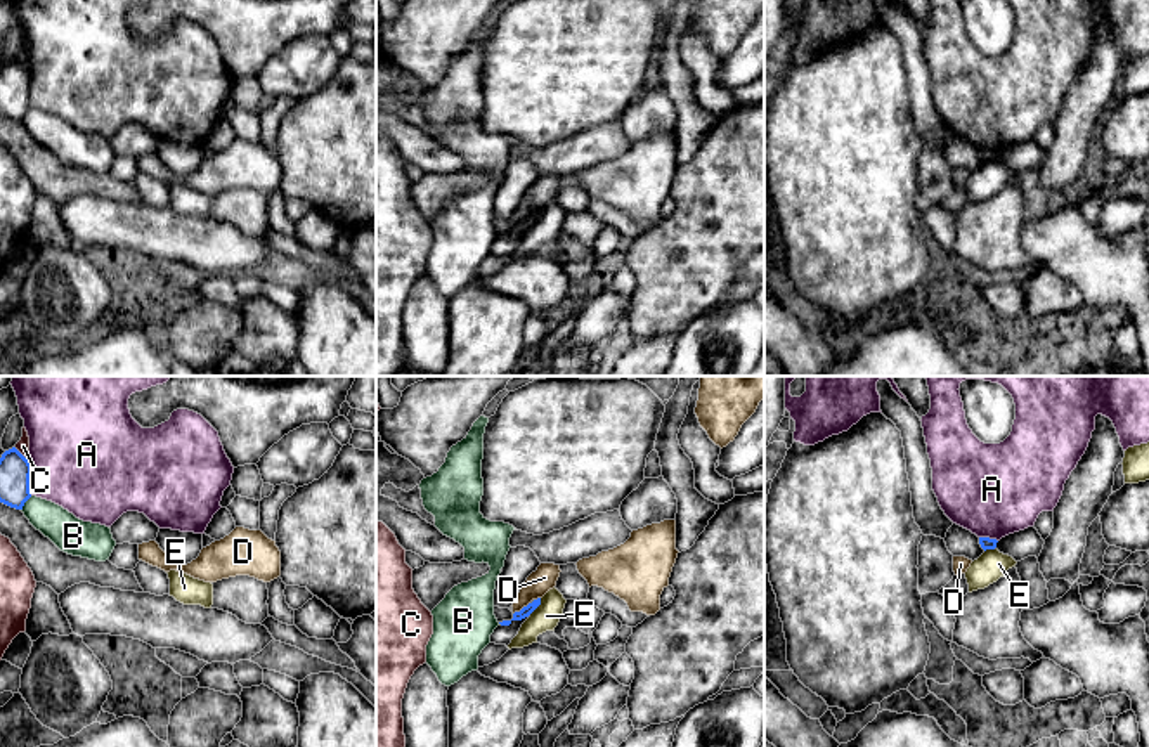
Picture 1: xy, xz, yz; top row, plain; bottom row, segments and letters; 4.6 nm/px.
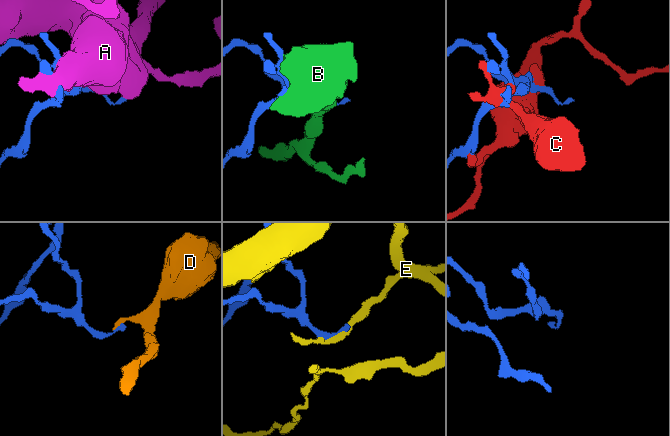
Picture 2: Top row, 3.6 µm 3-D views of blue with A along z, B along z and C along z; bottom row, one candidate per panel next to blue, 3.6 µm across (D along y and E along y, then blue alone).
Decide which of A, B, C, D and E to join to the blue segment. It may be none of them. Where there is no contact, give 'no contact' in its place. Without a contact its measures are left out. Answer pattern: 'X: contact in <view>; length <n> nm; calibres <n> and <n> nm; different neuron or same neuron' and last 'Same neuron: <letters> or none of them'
A: contact in xy; length 160 nm; calibres 140 and 460 nm; different neuron
B: contact in xy; length 90 nm; calibres 140 and 160 nm; different neuron
C: contact in xy; length 100 nm; calibres 140 and 60 nm; different neuron
D: contact in xz; length 100 nm; calibres 50 and 110 nm; different neuron
E: contact in xz; length 100 nm; calibres 50 and 120 nm; different neuron
Same neuron: none of them

